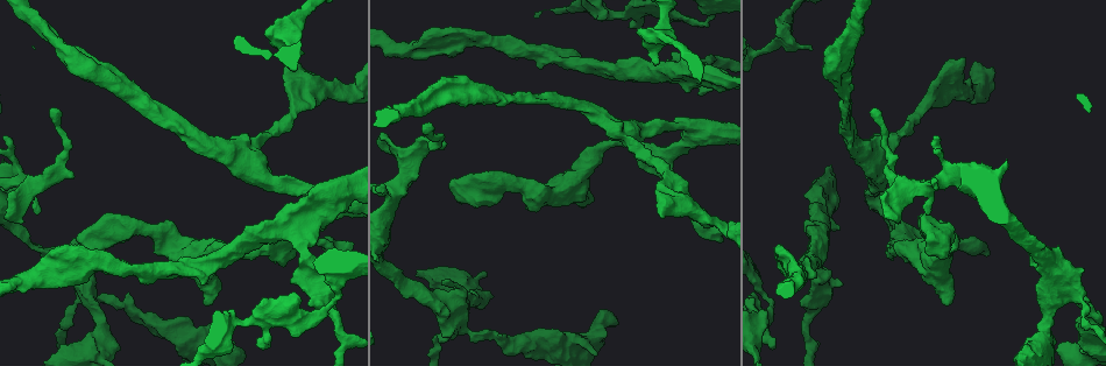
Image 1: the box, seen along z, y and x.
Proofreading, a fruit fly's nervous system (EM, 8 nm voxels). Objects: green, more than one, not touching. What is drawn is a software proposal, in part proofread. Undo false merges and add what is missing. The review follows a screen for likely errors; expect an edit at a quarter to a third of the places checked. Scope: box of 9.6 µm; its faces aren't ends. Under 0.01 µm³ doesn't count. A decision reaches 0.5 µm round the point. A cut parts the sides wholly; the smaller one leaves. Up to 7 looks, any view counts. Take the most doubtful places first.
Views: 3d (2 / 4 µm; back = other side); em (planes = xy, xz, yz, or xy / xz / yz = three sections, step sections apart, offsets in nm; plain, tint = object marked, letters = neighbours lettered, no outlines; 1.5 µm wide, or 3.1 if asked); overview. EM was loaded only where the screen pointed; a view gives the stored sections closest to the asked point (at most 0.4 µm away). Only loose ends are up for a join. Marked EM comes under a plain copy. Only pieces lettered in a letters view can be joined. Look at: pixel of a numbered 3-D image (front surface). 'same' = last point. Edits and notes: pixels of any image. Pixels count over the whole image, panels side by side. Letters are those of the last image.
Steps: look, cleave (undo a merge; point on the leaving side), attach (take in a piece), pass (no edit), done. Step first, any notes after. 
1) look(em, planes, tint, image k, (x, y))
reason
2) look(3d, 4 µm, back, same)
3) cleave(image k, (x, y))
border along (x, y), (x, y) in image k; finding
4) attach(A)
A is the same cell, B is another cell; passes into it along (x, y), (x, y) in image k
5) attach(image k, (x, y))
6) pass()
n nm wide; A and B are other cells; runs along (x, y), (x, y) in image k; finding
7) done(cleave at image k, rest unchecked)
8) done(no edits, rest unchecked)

look(3d, 2 µm, image 1, (258, 343))
free end

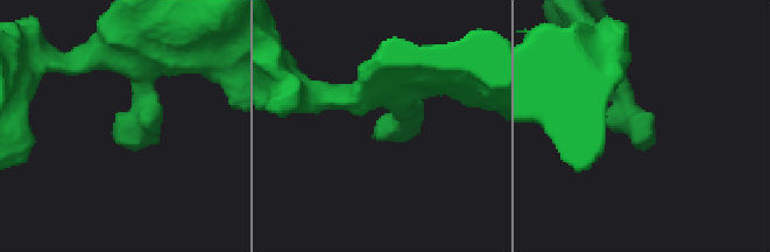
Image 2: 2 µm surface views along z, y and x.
look(em, xy, step 4, letters, image 2, (374, 134))
now the EM

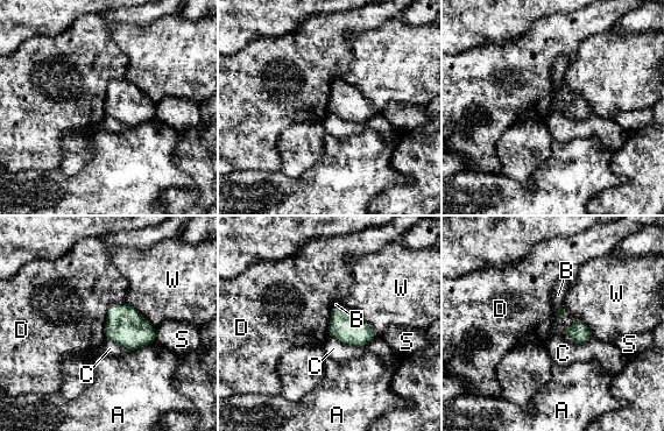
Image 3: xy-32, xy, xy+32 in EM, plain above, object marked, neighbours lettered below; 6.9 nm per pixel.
pass()
110 nm wide; A, B, C, D, S and W are other cells; border along (122, 303), (107, 310), (106, 338) in image 3; no lettered piece goes on from it

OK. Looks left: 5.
look(3d, 2 µm, image 1, (423, 124))
an open end

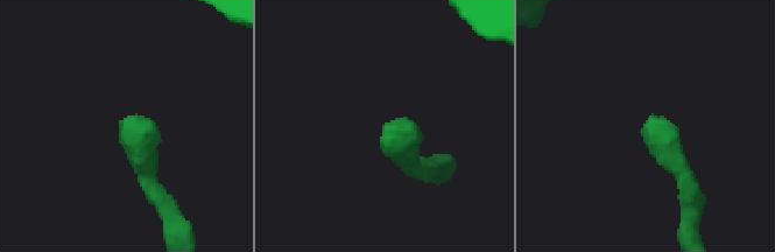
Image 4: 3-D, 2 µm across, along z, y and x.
look(em, planes, letters, image 4, (644, 125))

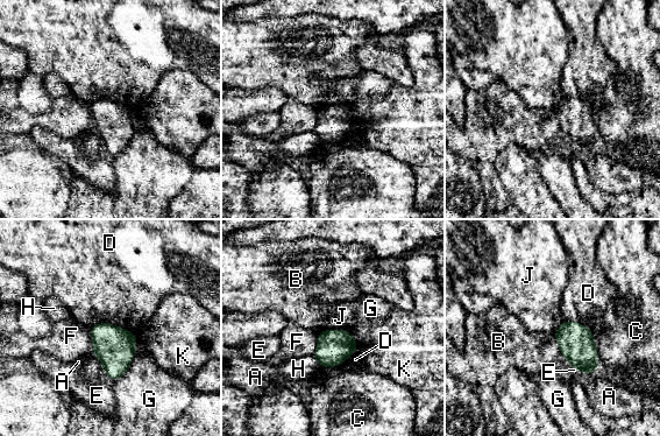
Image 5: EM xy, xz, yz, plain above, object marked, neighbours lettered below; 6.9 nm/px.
pass()
D touches over 320 nm; A, B, C, D, E, F, G, H, J and K are other cells; border along (350, 331), (323, 330), (320, 332) in image 5; no lettered piece goes on from it

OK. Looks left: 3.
look(em, planes, letters, image 1, (637, 29))
an open end

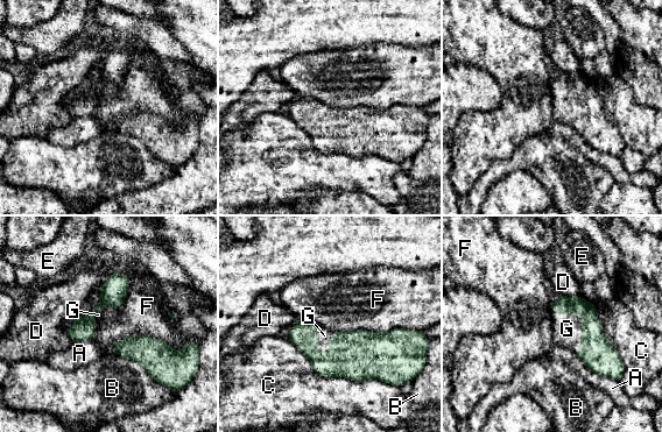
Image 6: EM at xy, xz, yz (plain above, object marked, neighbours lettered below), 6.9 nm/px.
attach(G)
G is the same cell, A, B, C, D, E and F are other cells; it goes on there

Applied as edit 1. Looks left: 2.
done(attach at image 6, rest unchecked)

